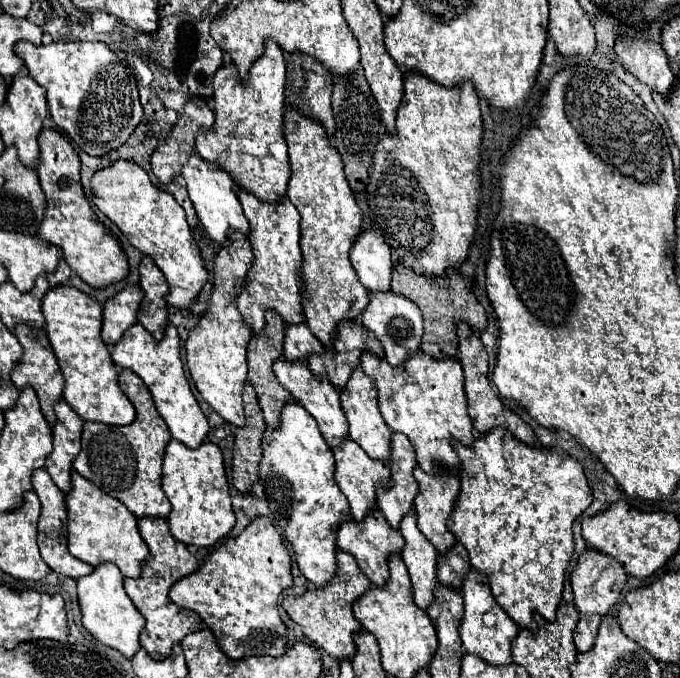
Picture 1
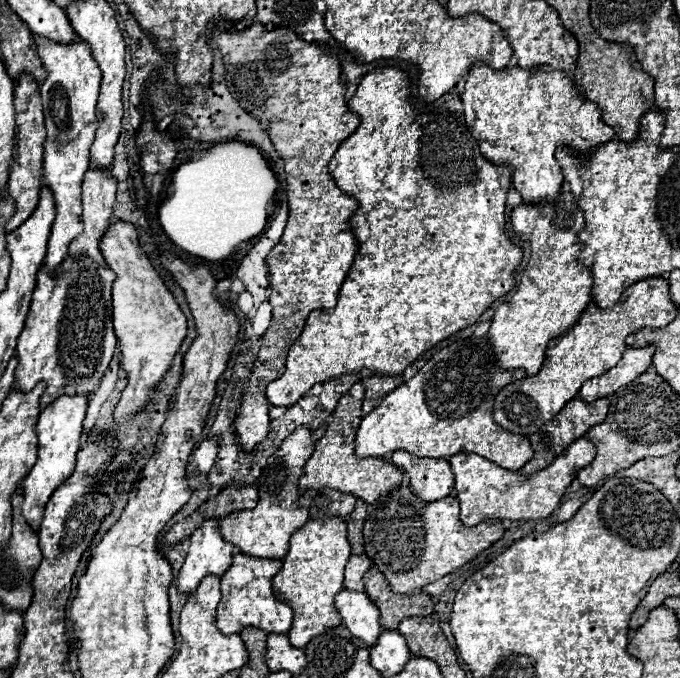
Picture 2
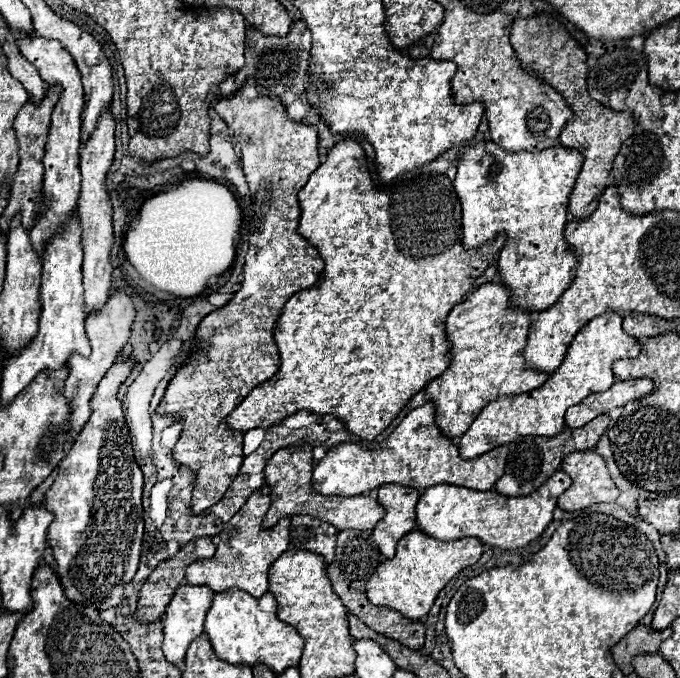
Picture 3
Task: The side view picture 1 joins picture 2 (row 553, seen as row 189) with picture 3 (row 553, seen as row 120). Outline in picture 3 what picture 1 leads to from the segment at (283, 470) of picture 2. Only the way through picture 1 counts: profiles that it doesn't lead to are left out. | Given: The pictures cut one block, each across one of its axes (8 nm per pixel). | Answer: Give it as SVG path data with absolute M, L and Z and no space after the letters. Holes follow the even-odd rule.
M256 490L222 528L216 554L206 560L196 560L186 568L186 582L212 586L214 592L222 592L226 588L238 588L252 596L262 596L268 592L268 568L288 550L290 518L282 518L272 528L262 528L262 518L266 512L262 510L262 502L270 502L270 494Z

